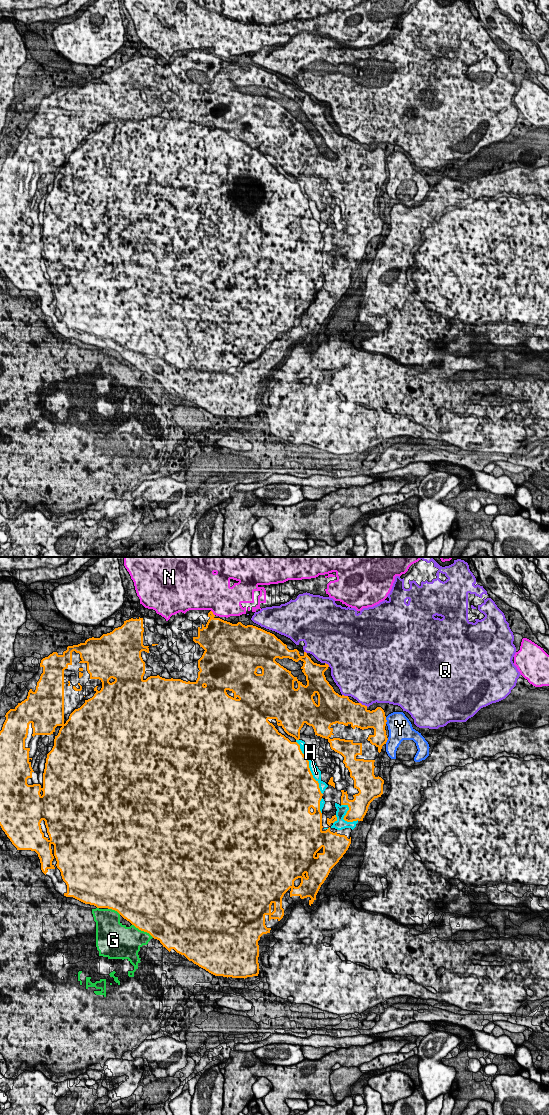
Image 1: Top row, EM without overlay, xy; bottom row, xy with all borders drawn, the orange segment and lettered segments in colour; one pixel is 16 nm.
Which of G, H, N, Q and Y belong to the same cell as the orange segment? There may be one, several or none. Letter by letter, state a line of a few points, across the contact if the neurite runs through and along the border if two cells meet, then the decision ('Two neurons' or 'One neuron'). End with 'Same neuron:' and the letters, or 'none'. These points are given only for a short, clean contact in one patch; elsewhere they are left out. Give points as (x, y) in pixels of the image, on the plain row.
G: One neuron
H: One neuron
N: Two neurons
Q: Two neurons
Y: Two neurons
Same neuron: G, H

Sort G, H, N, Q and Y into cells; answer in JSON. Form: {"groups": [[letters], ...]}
{"groups": [["G", "H"], ["N"], ["Q"], ["Y"]]}

